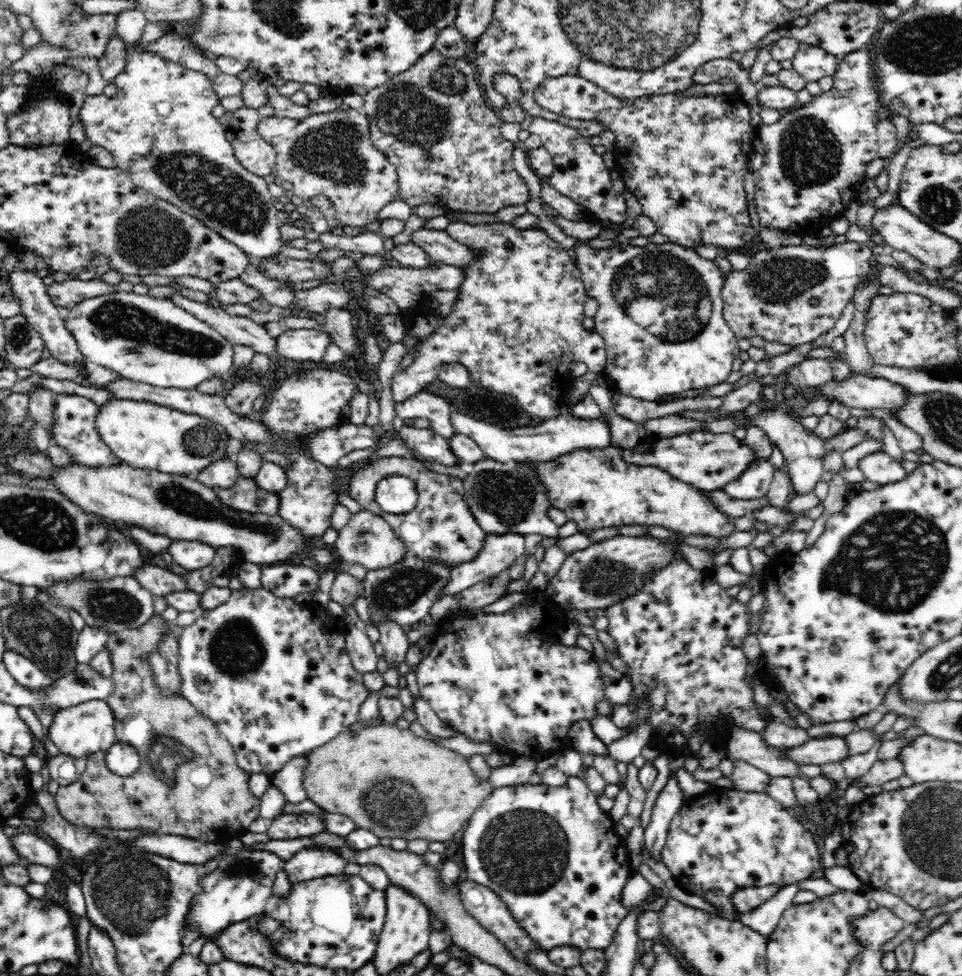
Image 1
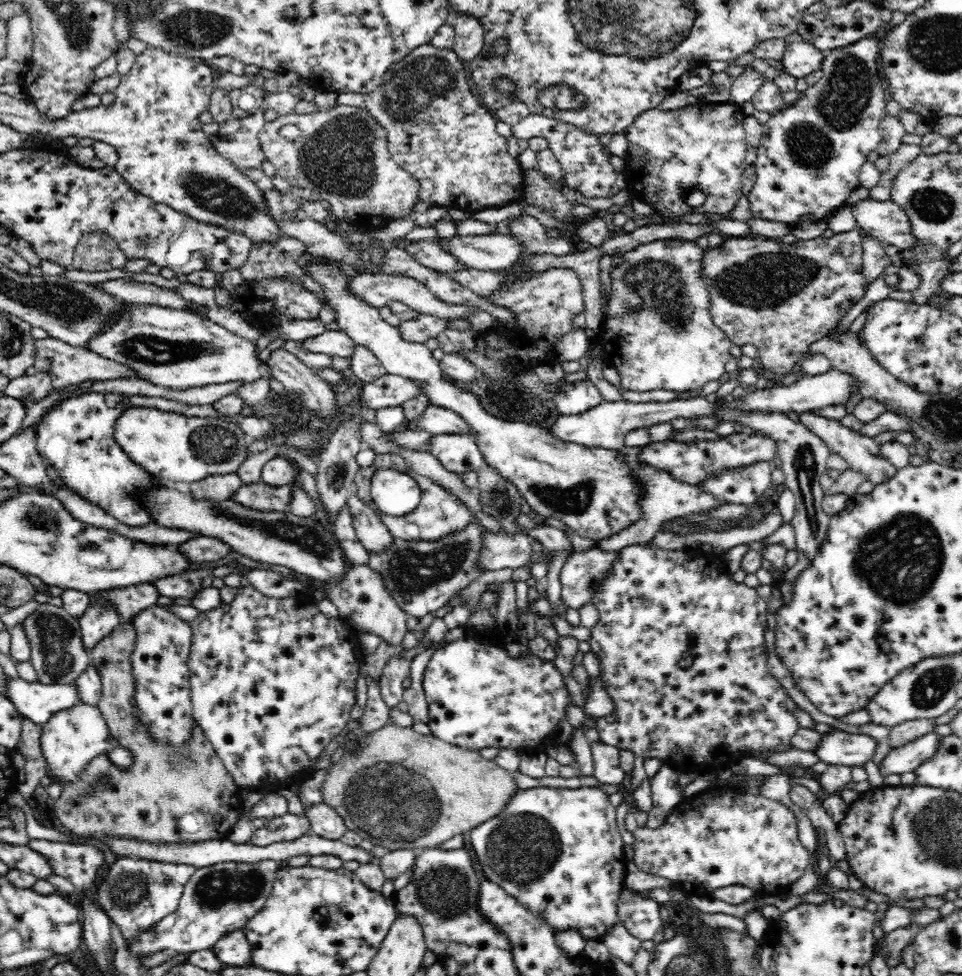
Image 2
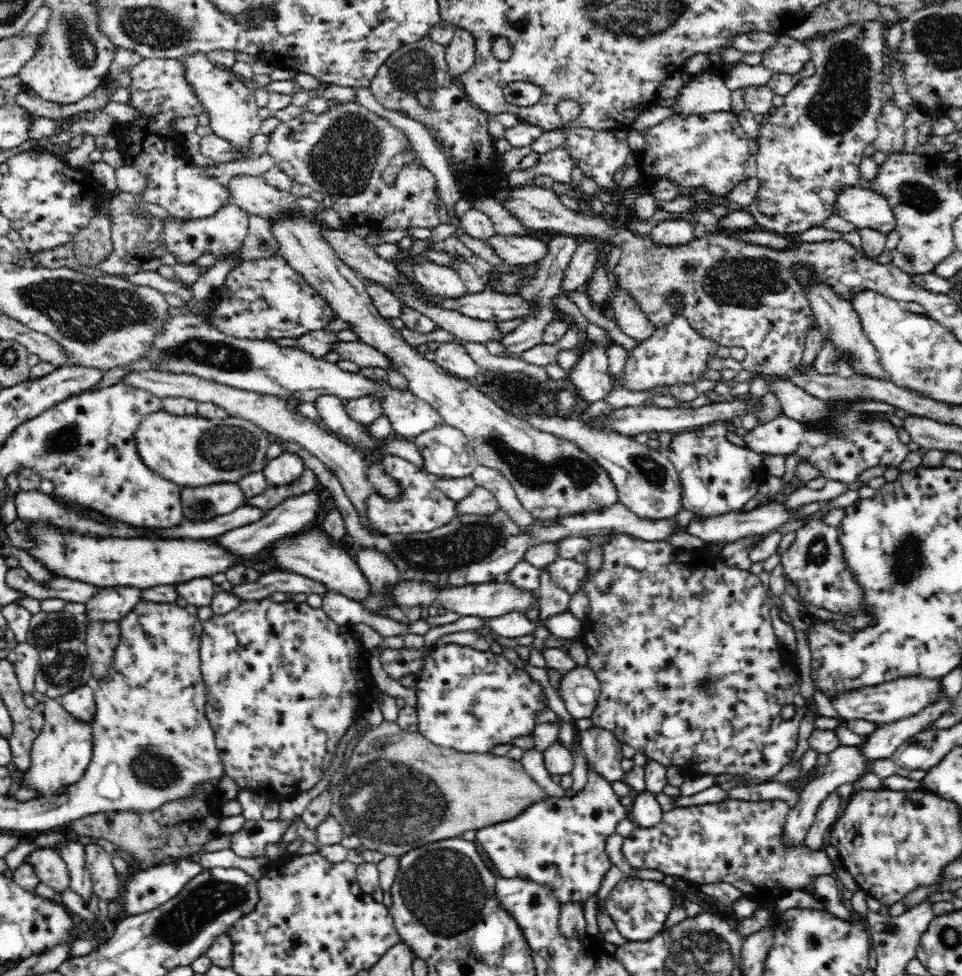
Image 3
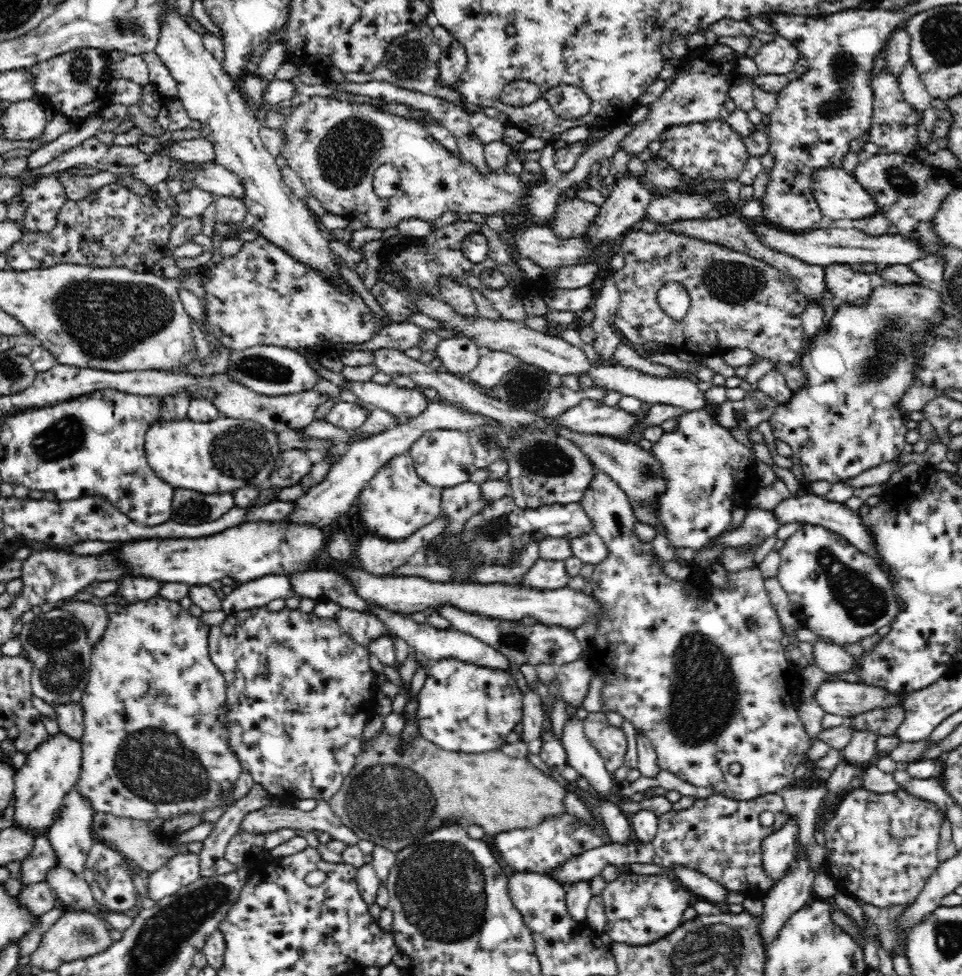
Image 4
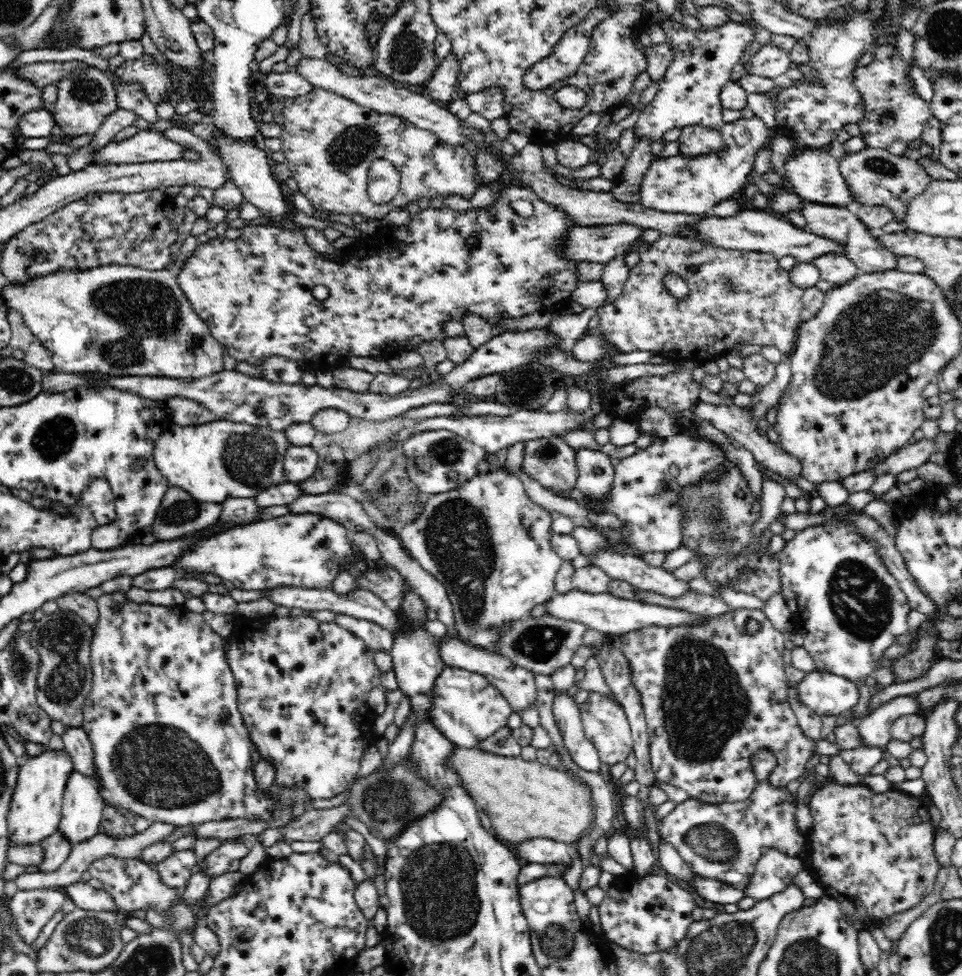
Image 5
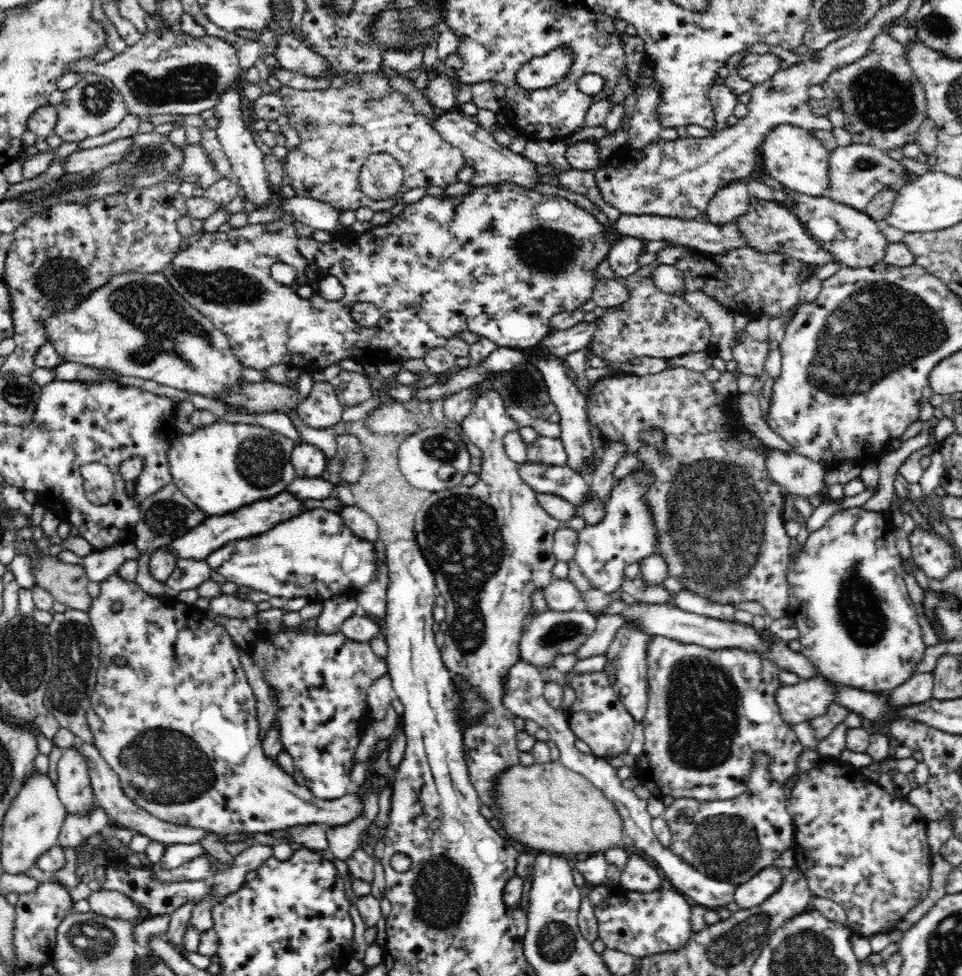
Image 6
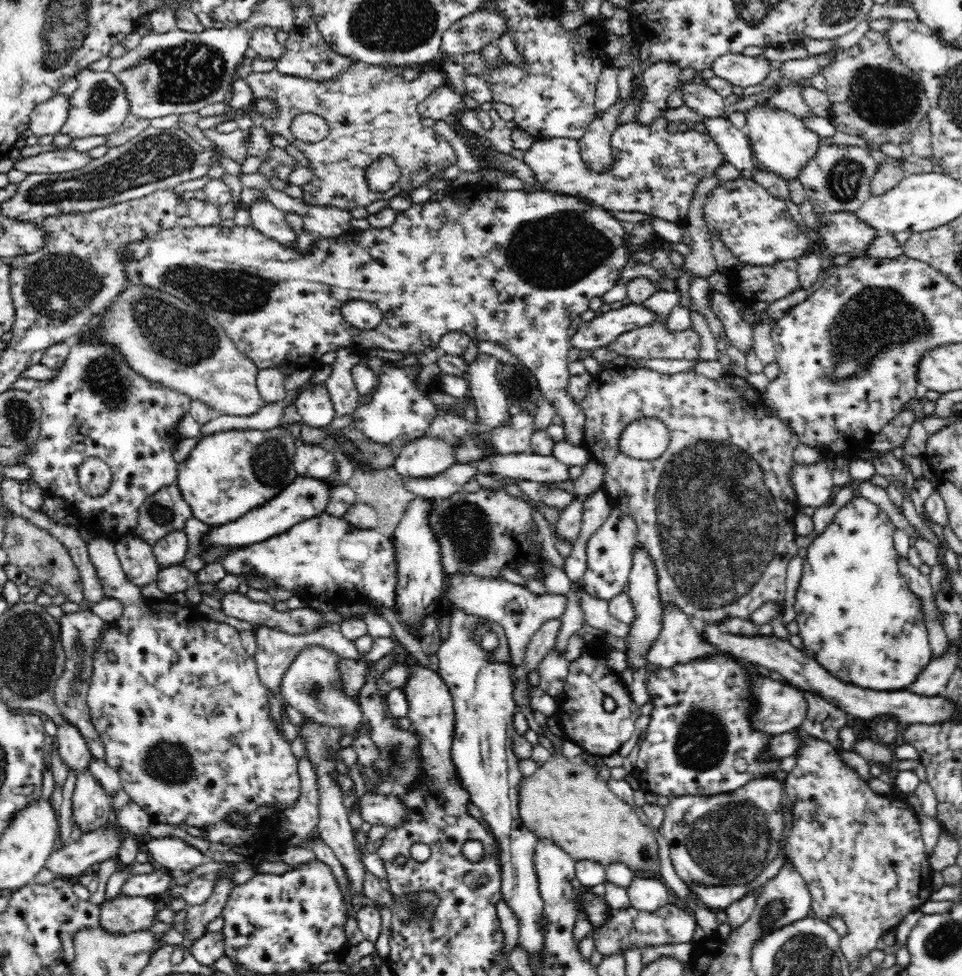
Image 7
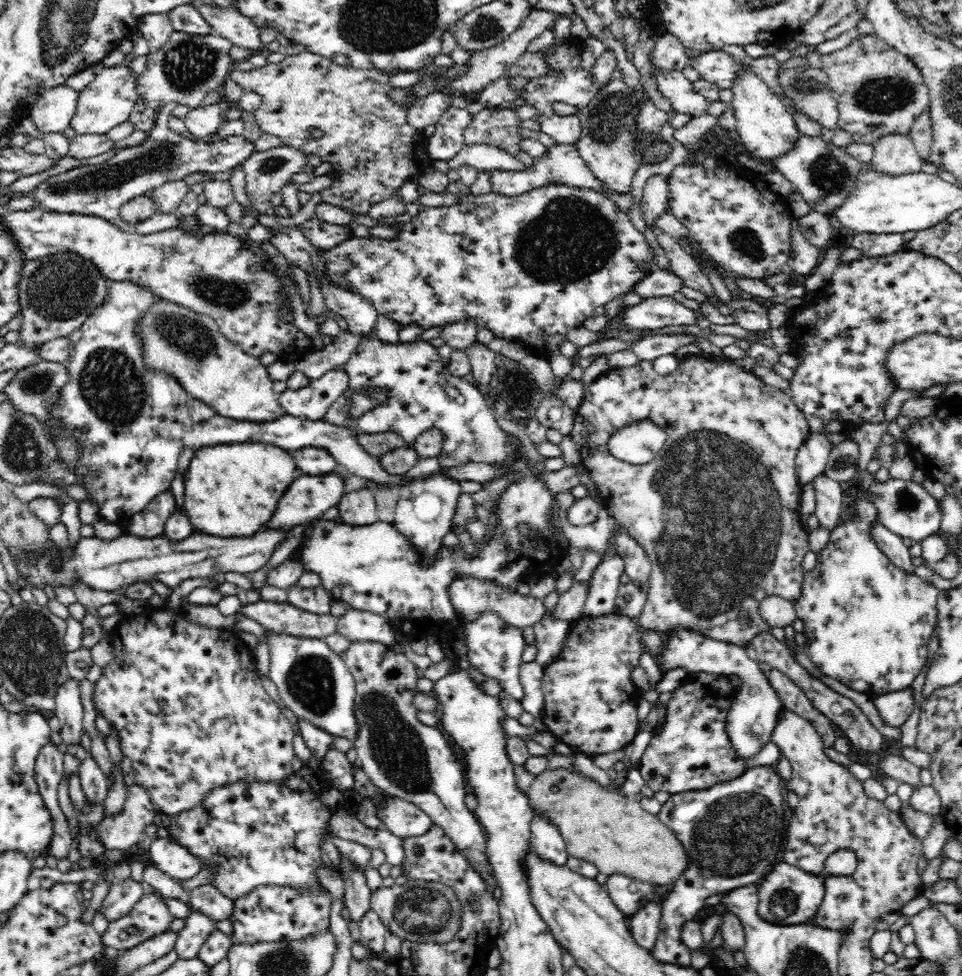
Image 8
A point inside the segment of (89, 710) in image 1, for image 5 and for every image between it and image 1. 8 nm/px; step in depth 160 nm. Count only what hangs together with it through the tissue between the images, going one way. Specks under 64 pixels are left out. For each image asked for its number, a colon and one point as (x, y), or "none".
2: (71, 738)
3: (60, 754)
4: (52, 769)
5: (35, 812)

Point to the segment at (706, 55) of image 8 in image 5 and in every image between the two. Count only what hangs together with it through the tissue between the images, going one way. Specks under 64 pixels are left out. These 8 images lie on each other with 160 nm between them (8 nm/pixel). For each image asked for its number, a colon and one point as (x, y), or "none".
5: (769, 61)
6: (755, 68)
7: (740, 70)

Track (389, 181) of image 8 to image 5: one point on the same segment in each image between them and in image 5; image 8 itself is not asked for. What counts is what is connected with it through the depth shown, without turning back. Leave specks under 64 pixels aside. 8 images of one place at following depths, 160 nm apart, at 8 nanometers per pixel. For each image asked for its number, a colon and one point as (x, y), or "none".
5: (329, 141)
6: (350, 121)
7: (371, 111)

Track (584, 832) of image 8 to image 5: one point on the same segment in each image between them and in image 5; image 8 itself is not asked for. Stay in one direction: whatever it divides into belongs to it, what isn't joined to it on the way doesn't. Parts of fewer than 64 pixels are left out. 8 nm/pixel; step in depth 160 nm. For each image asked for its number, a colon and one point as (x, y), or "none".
5: (525, 800)
6: (548, 807)
7: (566, 801)

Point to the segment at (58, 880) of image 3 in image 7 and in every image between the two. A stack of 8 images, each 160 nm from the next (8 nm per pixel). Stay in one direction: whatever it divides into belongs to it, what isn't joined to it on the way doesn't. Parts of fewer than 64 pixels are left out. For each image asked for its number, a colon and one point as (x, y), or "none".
4: (72, 889)
5: (84, 896)
6: (111, 904)
7: (121, 916)

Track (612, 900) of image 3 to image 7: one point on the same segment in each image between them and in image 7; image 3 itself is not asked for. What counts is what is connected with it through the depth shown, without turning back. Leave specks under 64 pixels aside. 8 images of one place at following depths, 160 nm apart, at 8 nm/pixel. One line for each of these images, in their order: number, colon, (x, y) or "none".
4: (640, 909)
5: (648, 914)
6: (640, 924)
7: (670, 925)

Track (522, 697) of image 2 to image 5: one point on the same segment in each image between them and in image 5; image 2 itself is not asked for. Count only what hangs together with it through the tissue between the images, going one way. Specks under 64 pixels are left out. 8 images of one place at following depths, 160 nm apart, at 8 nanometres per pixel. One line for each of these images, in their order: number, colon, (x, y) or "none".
3: (469, 701)
4: (462, 707)
5: (467, 708)

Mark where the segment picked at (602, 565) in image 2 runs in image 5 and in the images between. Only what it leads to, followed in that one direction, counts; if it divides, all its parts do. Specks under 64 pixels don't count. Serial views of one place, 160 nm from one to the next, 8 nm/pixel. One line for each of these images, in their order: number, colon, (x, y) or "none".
3: (569, 575)
4: (544, 574)
5: (487, 542)

